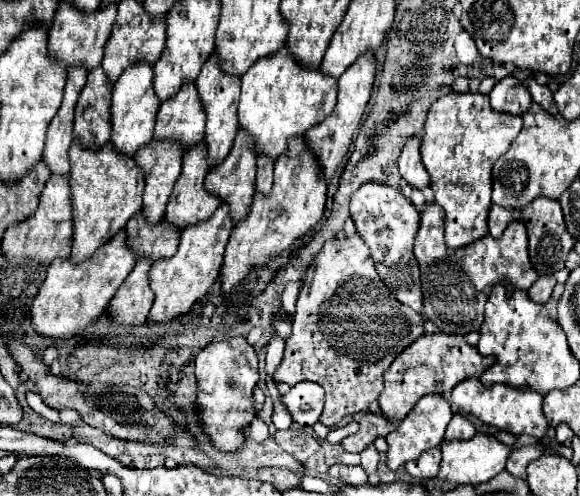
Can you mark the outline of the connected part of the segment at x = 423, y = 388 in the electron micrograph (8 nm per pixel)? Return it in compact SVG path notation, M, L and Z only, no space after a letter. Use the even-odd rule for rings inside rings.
M423 334L385 370L385 388L379 396L381 412L391 422L401 422L419 398L427 394L451 392L461 380L481 376L489 366L493 366L493 356L481 356L473 346L467 344L463 334Z

